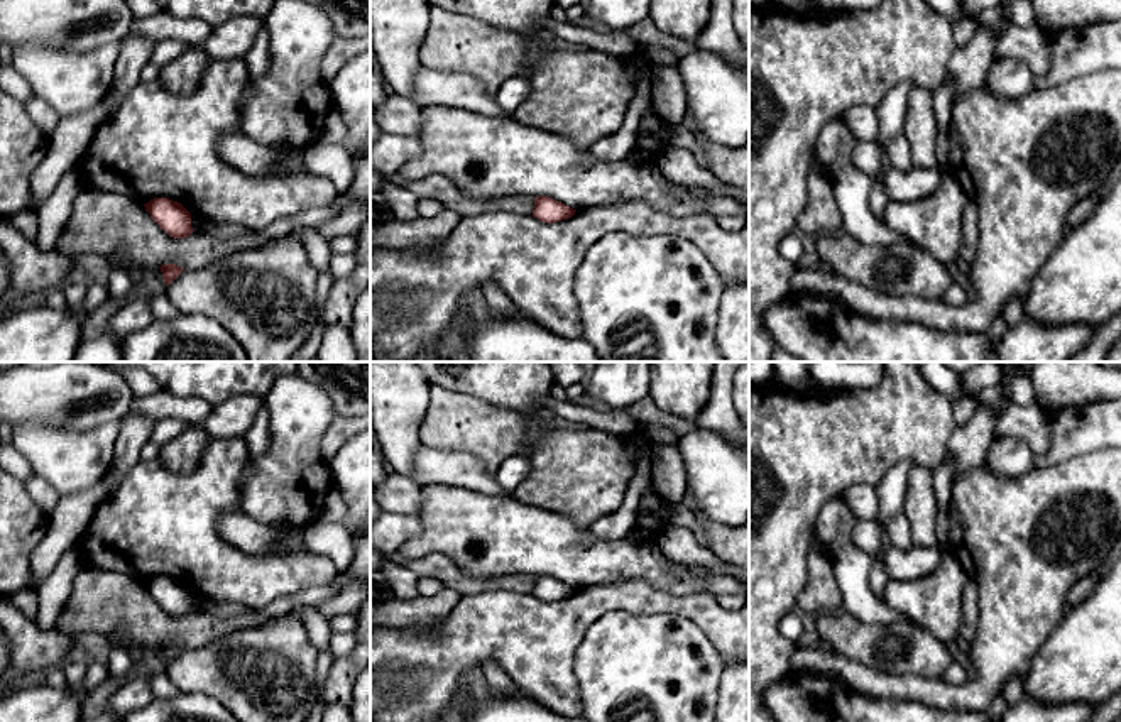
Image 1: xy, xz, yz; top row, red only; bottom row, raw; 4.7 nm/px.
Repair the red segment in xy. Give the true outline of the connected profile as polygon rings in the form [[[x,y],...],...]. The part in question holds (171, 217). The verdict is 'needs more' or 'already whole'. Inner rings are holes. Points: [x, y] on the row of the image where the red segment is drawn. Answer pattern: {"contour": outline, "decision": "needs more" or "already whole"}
{"contour": [[[154,198],[144,205],[150,218],[172,238],[184,238],[193,233],[191,213],[178,201]]], "decision": "already whole"}

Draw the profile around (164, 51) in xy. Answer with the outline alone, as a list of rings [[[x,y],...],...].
[[[162,39],[156,42],[150,61],[159,68],[169,64],[178,59],[188,49],[186,42],[176,39]]]

